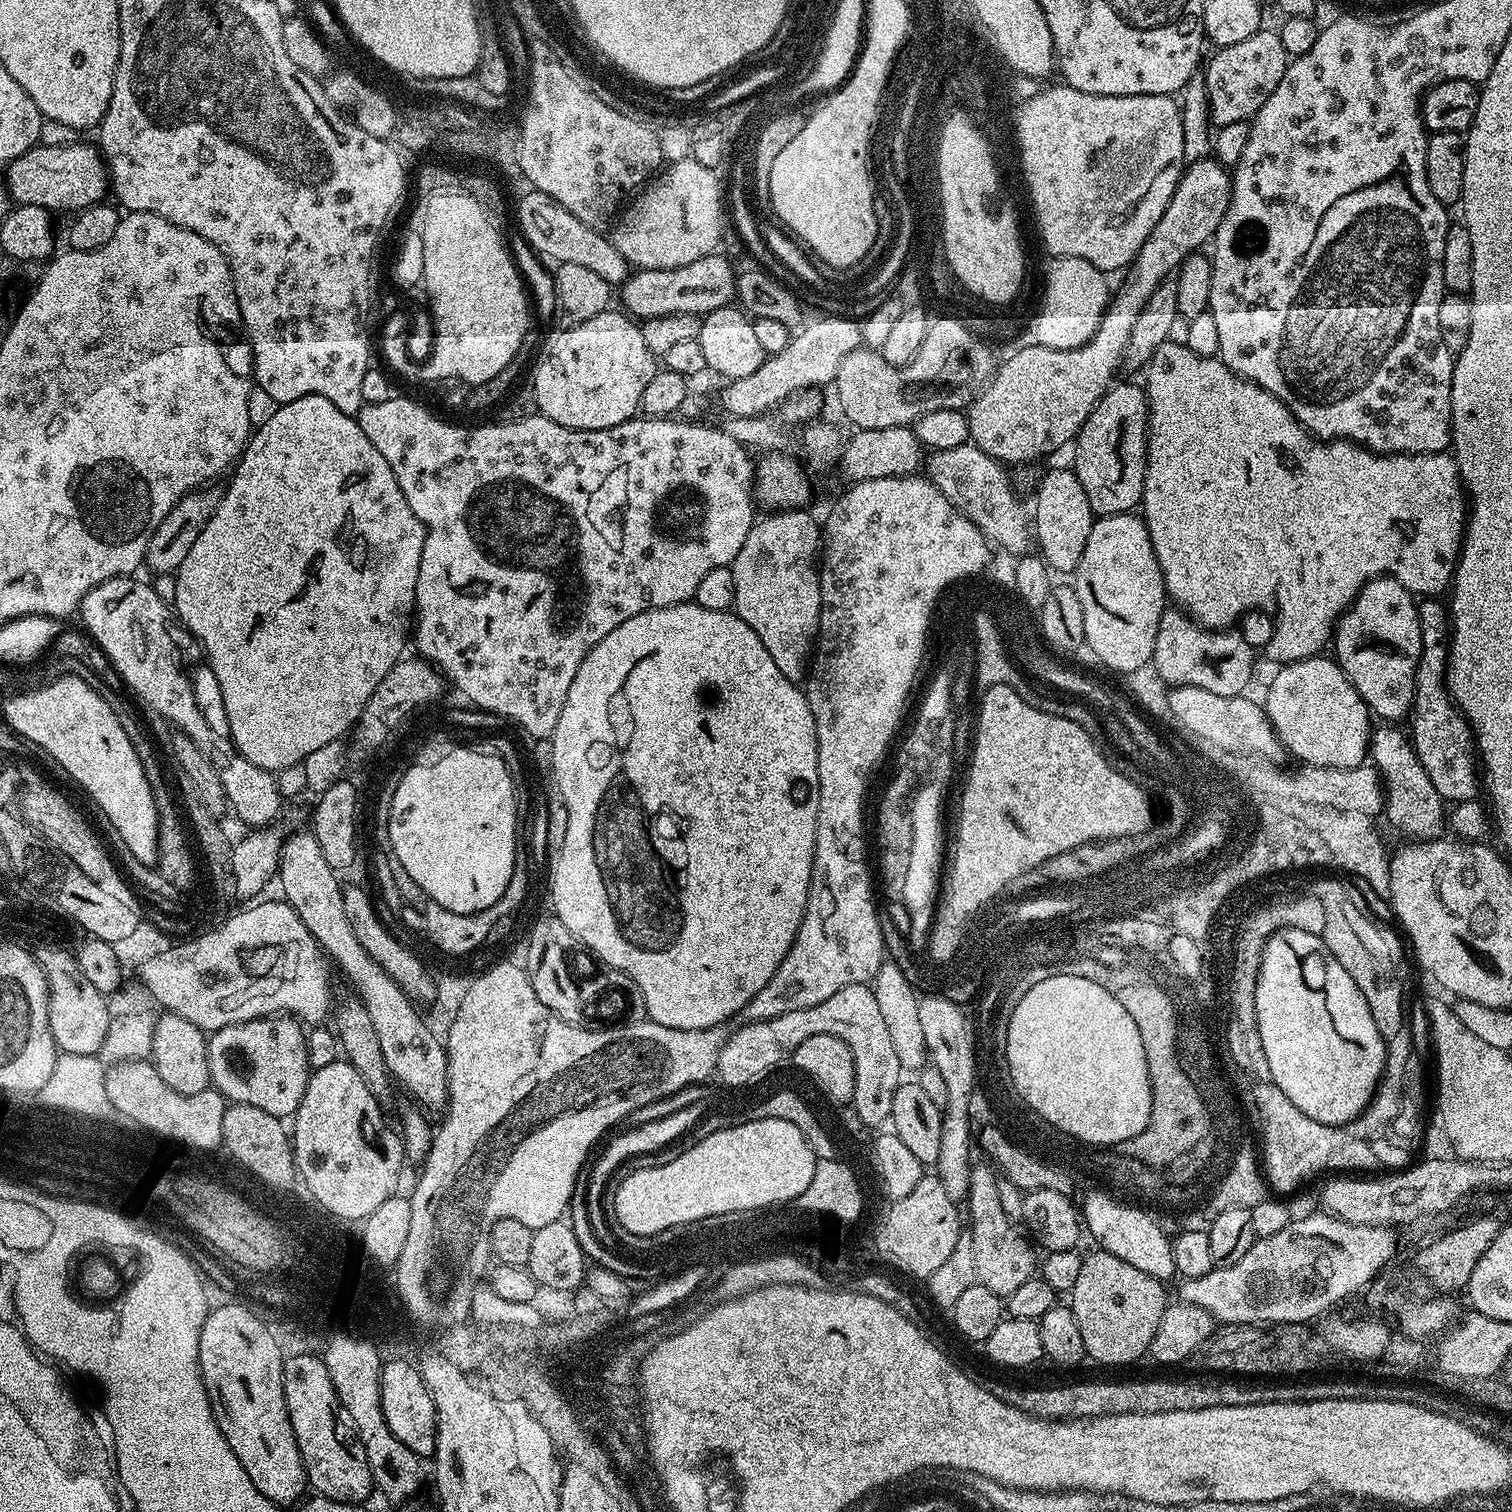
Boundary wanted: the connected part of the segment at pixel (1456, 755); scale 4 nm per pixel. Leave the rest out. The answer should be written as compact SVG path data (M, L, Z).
M1424 598L1418 604L1422 654L1416 671L1416 698L1412 701L1410 713L1410 739L1416 749L1418 762L1422 762L1430 782L1434 782L1434 790L1438 790L1438 794L1446 802L1461 804L1467 800L1475 800L1481 795L1482 780L1478 775L1478 753L1472 727L1448 695L1448 649L1445 641L1450 636L1450 616L1445 605L1443 608L1438 601L1436 598Z

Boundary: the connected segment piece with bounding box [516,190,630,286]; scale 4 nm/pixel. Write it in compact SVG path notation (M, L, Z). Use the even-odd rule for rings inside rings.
M535 190L528 193L520 200L516 208L516 220L520 223L523 239L532 245L541 257L549 256L556 264L573 264L588 268L606 282L613 286L623 285L630 275L630 265L627 260L618 254L611 239L603 231L586 226L586 222L578 222L566 206L562 206L554 198Z

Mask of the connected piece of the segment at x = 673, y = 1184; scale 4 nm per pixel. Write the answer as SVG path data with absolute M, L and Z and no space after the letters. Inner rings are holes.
M782 1118L744 1120L739 1123L733 1128L732 1125L726 1126L710 1134L710 1138L702 1138L702 1142L685 1148L682 1154L678 1154L678 1158L674 1158L674 1162L643 1168L621 1180L612 1198L617 1221L632 1234L654 1235L667 1228L704 1220L708 1216L771 1209L776 1204L784 1204L787 1200L792 1202L800 1197L802 1190L810 1186L810 1178L814 1178L817 1162L802 1130L798 1130L794 1122L782 1122Z

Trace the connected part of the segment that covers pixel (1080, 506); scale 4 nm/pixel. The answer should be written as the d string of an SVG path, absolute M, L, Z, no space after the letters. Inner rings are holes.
M1071 467L1056 468L1041 478L1036 488L1034 540L1037 545L1040 543L1039 555L1044 557L1044 563L1053 573L1075 573L1082 550L1086 550L1086 538L1090 538L1093 519L1090 502L1086 502L1086 490L1082 490L1082 482L1078 482Z

